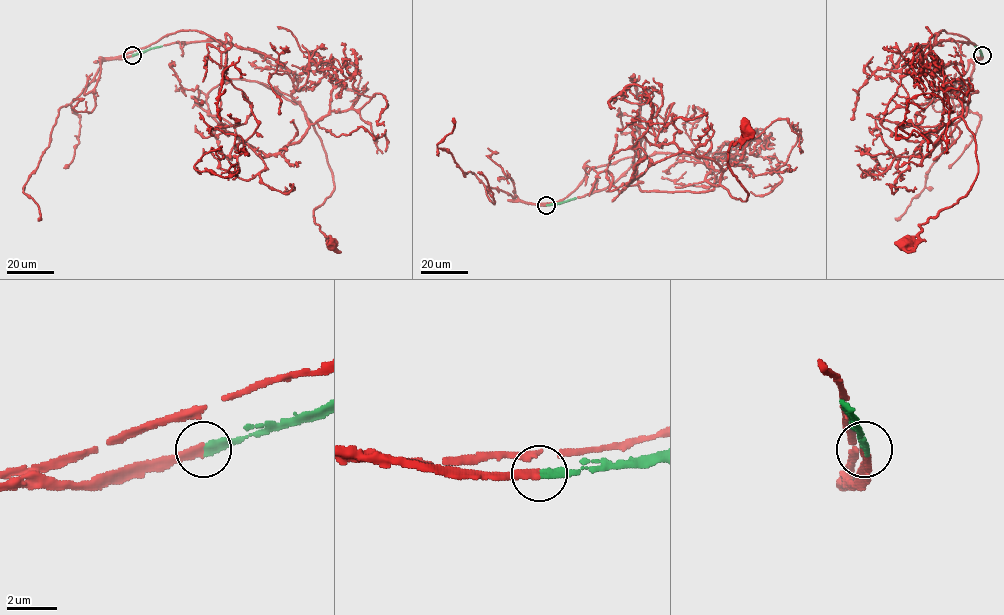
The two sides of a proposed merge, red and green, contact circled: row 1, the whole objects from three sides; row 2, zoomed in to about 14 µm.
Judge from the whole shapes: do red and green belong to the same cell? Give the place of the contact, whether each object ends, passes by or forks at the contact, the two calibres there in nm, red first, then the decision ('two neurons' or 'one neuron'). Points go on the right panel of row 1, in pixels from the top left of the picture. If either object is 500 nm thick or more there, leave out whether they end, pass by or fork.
(982, 55) | red passes by | green ends | 200/280 nm | one neuron

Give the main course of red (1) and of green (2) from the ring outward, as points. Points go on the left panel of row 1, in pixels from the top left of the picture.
1: (133, 55), (118, 58), (194, 30), (279, 61), (331, 173), (313, 215), (331, 244)
2: (133, 55), (161, 46)

